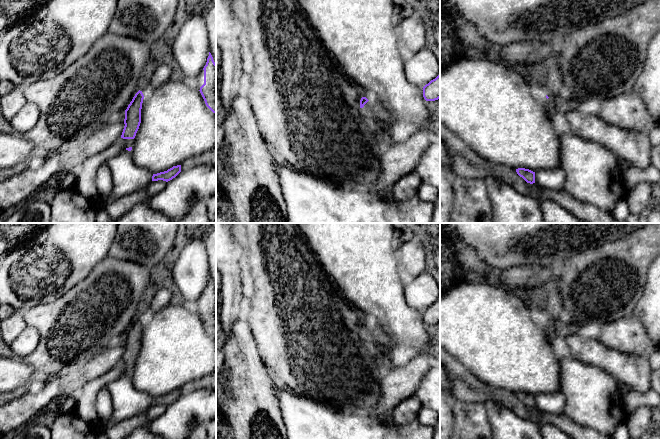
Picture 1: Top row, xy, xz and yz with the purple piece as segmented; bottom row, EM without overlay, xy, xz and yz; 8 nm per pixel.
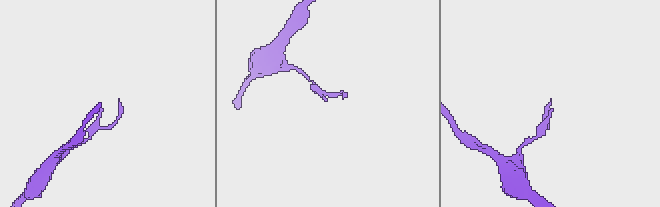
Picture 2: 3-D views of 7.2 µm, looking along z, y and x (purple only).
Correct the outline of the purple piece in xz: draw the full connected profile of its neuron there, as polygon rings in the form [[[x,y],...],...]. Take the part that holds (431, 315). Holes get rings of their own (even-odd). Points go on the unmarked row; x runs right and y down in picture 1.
[[[440,298],[423,311],[423,321],[426,325],[440,322]]]

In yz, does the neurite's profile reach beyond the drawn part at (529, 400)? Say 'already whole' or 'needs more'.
already whole

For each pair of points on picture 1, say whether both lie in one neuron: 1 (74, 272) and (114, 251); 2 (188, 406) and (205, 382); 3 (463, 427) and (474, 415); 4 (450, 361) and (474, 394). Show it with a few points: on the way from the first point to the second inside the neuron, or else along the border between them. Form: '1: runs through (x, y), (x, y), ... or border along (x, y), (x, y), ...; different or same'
1: border along (116, 233), (107, 255); different
2: border along (205, 387), (181, 395); different
3: runs through (466, 424), (471, 418); same
4: runs through (454, 369), (466, 386); same

